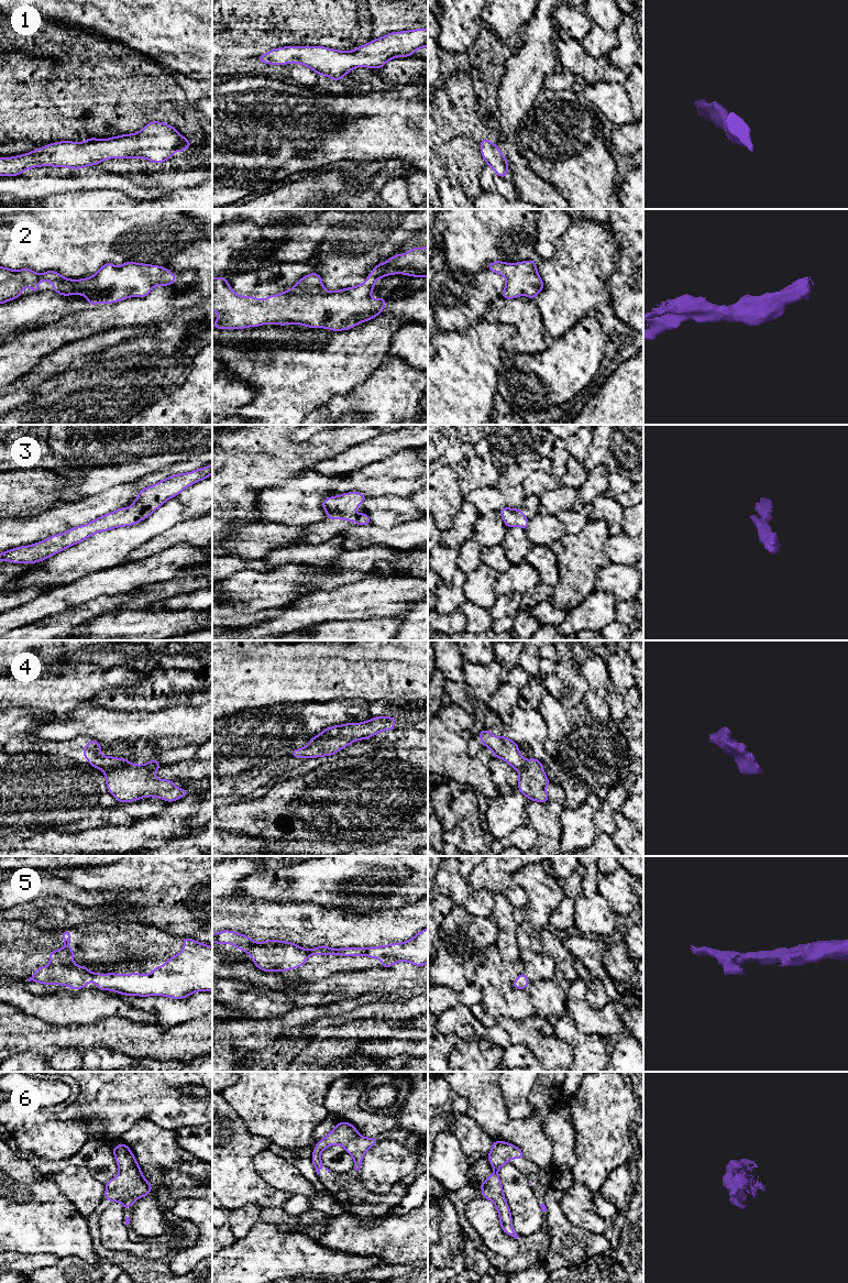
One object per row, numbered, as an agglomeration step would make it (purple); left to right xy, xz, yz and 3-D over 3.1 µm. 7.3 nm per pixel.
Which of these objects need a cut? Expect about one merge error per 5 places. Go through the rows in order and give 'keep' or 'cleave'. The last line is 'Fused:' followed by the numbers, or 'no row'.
1: keep
2: keep
3: keep
4: cleave
5: keep
6: keep
Fused: 4

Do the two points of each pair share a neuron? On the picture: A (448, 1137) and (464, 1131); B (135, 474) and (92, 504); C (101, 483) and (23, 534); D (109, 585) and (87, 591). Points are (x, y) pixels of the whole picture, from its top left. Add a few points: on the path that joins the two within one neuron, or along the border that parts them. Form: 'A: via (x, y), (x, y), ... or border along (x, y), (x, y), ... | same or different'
A: border along (439, 1132), (450, 1128), (466, 1158) | different
B: border along (132, 482), (123, 482), (99, 493) | different
C: border along (108, 490), (83, 497) | different
D: via (103, 585), (92, 585) | same

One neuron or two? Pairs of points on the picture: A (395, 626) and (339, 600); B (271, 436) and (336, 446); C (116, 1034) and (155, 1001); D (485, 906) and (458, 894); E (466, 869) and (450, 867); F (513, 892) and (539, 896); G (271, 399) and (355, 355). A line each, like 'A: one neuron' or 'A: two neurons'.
A: two neurons
B: one neuron
C: two neurons
D: one neuron
E: two neurons
F: two neurons
G: one neuron

